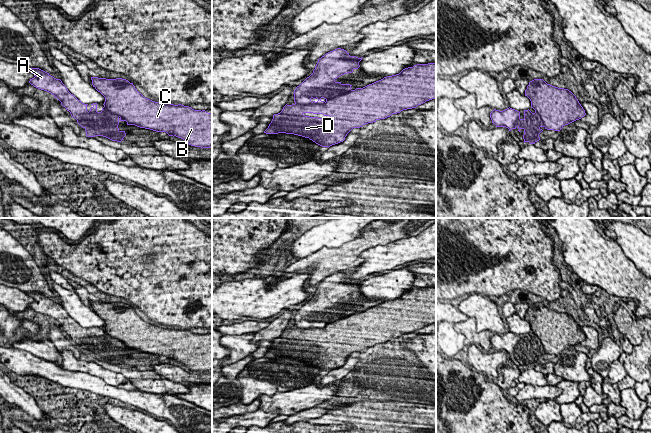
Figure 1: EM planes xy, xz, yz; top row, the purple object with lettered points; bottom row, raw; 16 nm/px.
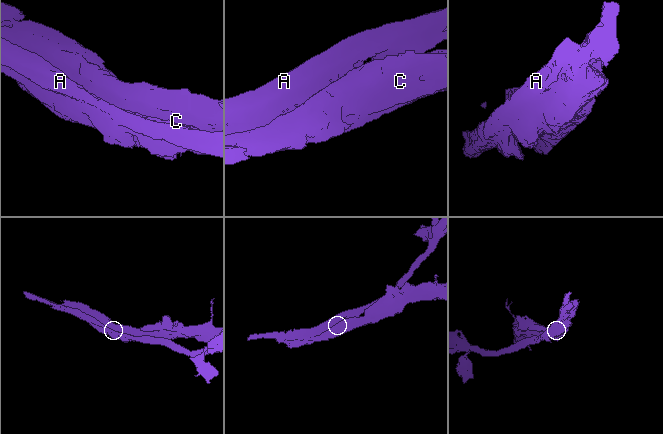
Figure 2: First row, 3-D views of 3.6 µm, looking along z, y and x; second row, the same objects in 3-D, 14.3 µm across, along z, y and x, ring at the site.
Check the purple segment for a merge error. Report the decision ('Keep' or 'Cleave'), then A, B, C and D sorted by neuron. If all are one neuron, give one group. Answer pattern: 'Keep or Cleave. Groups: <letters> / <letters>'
Cleave. Groups: A / B C D

